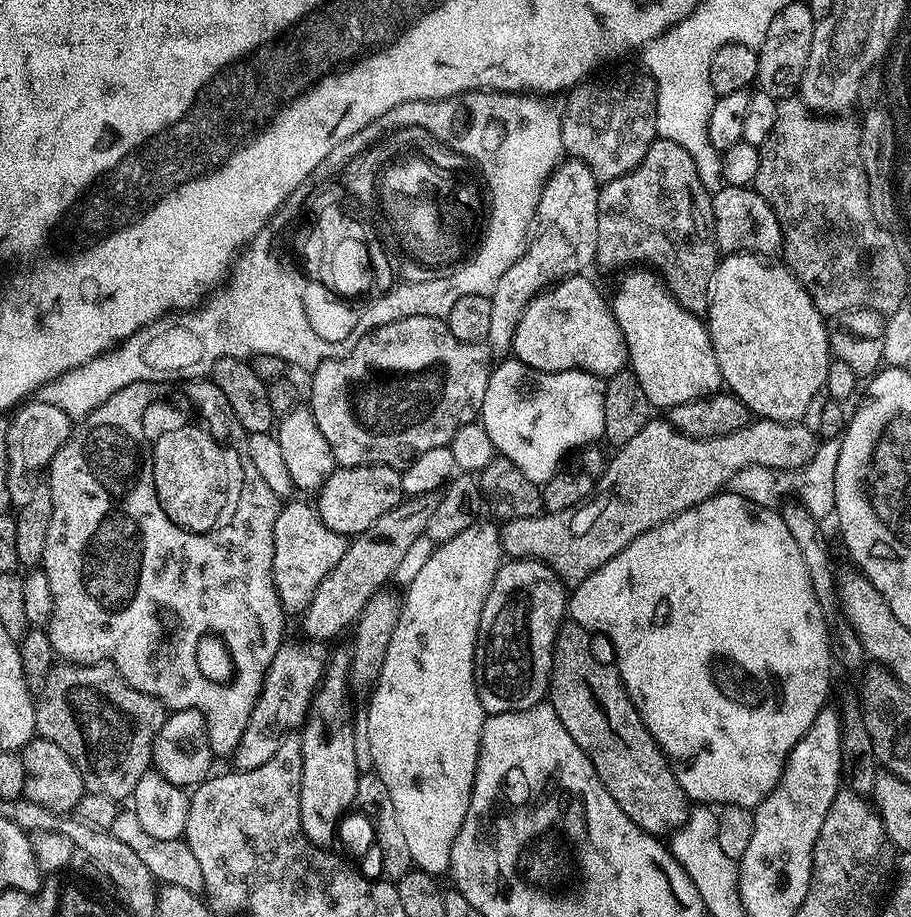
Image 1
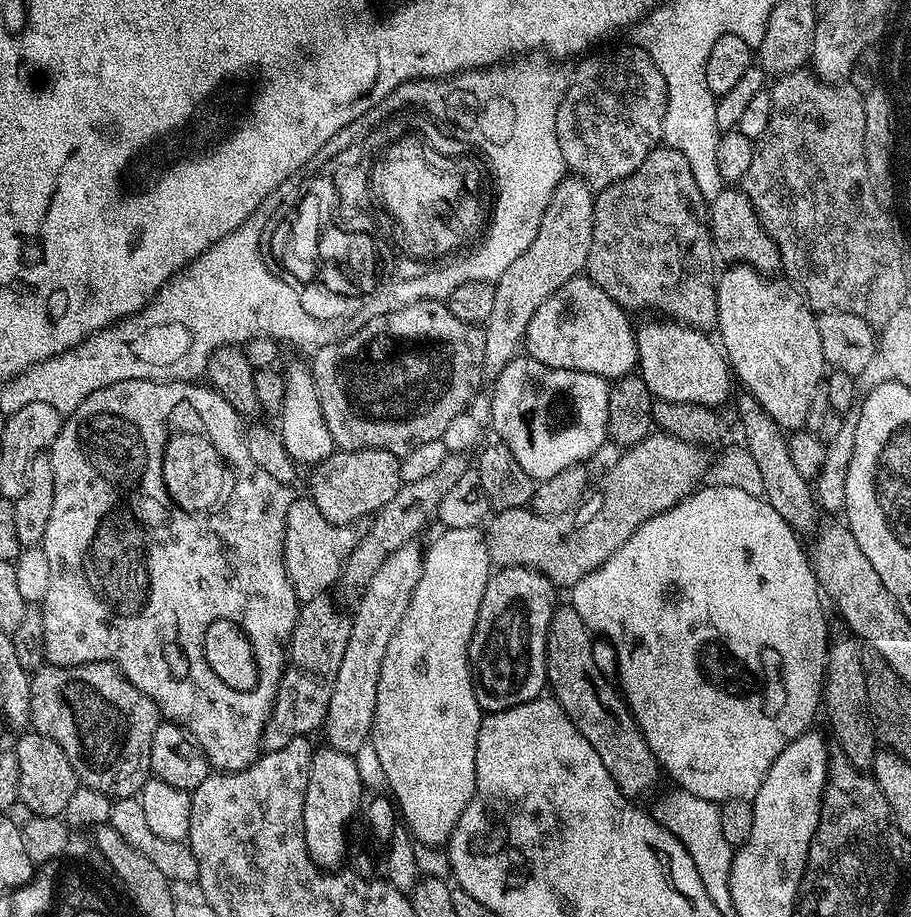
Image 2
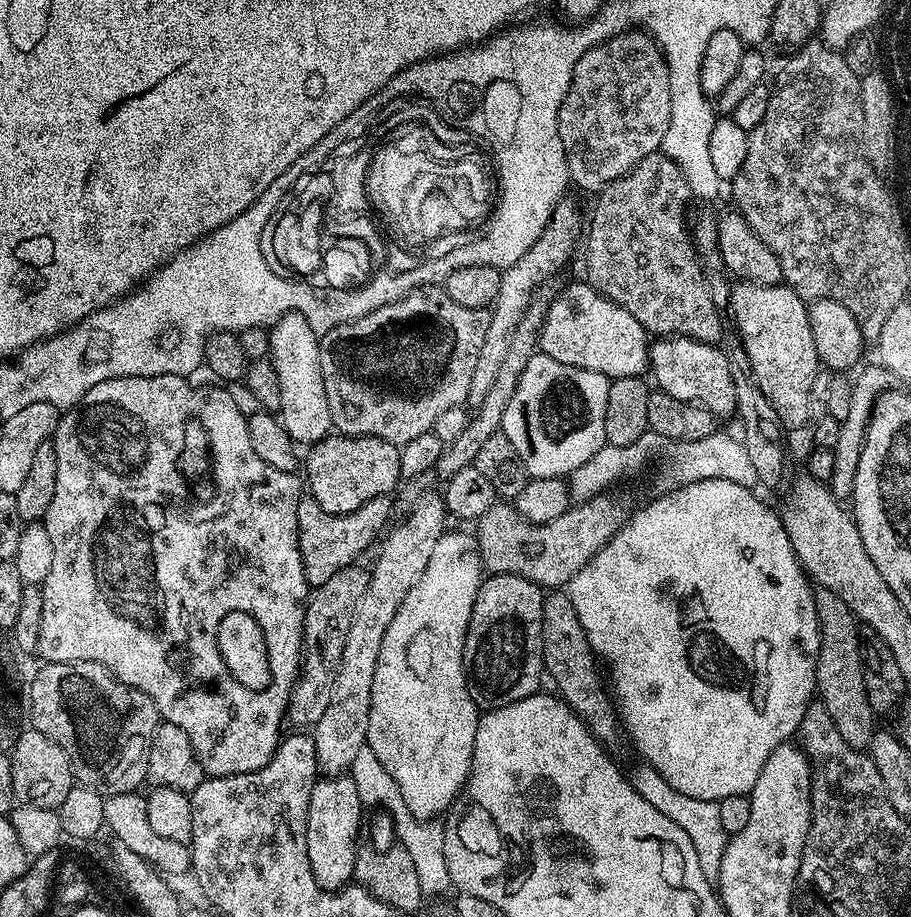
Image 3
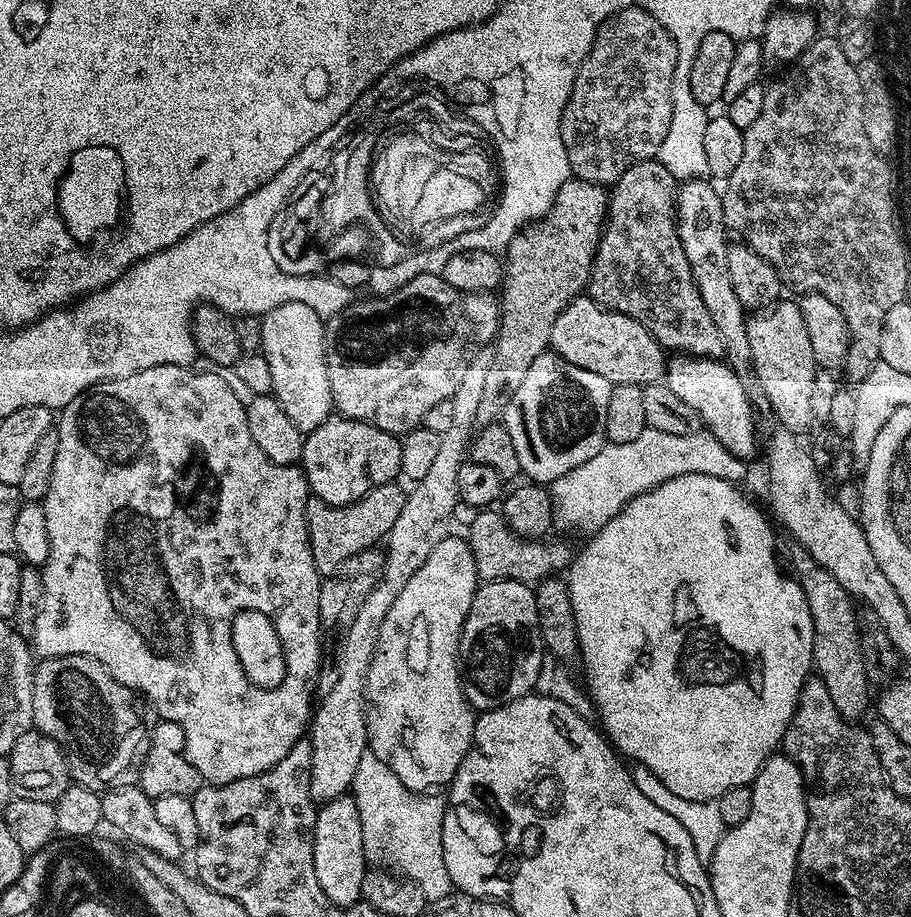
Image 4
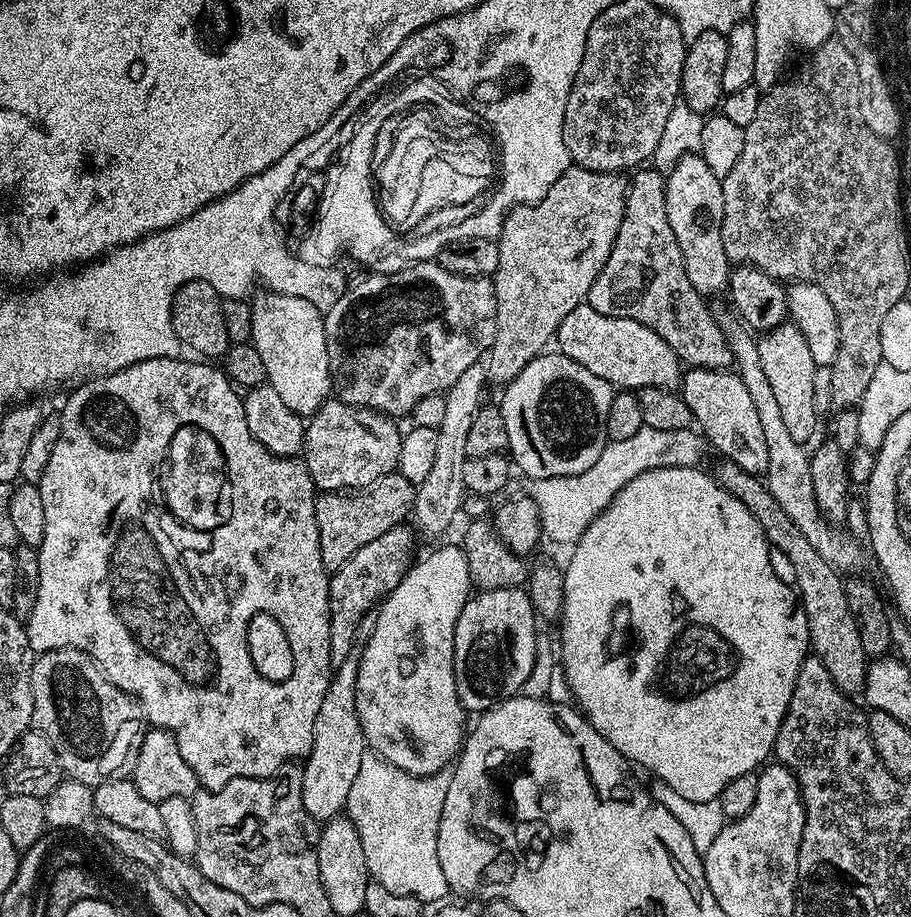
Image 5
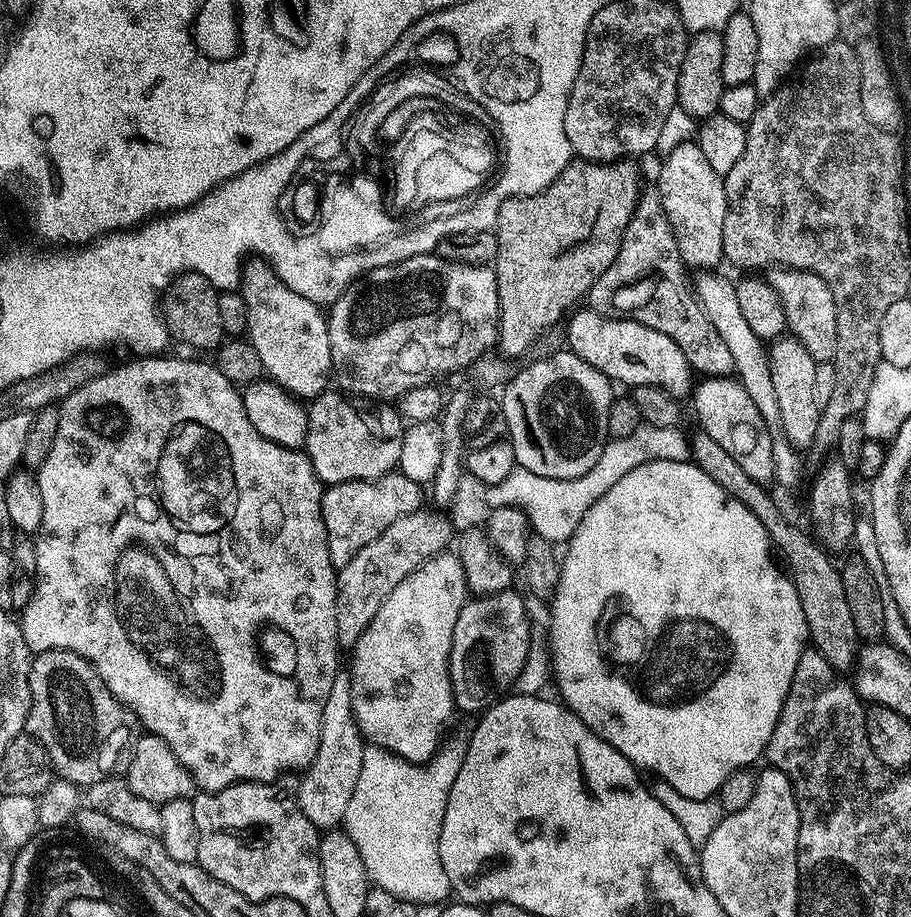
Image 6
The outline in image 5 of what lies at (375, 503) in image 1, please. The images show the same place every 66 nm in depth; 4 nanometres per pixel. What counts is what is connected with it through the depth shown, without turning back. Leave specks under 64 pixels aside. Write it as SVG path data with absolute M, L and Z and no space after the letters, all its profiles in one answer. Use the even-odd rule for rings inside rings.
M329 398L313 416L307 417L302 459L320 492L363 490L400 467L402 428L393 417L359 408L339 398Z

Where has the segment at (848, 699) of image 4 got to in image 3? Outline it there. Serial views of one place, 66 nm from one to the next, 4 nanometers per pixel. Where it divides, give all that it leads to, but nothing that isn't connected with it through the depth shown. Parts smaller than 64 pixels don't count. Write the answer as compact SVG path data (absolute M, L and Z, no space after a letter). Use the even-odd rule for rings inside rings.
M817 587L814 595L820 627L820 649L816 659L818 700L823 704L826 714L830 714L834 726L838 726L838 734L842 742L846 742L851 748L864 750L872 741L874 713L866 698L866 682L862 678L862 658L860 657L862 632L850 606L846 606L846 602L838 598L838 594Z

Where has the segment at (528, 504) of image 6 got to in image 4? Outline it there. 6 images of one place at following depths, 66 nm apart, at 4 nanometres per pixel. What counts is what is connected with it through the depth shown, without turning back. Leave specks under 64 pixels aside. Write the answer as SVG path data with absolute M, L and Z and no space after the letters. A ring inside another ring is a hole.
M644 428L638 438L633 438L631 442L618 442L610 444L605 442L602 450L594 454L582 466L574 466L574 470L566 470L562 478L551 481L550 491L552 493L552 518L557 529L565 528L568 532L588 532L595 534L610 518L614 518L623 510L625 505L636 496L641 496L643 492L649 492L662 482L670 478L678 478L686 474L706 474L714 478L722 478L733 482L740 482L744 476L745 461L739 460L714 434L707 430L701 430L694 434L662 434L662 430Z

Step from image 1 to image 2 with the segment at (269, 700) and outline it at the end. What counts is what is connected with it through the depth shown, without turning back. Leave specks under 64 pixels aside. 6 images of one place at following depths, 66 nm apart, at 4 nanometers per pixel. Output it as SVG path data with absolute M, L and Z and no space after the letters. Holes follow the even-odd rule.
M325 594L313 600L303 601L300 615L286 644L286 663L276 700L272 703L272 717L266 722L262 737L264 752L282 750L286 742L294 742L299 736L311 737L312 731L324 723L330 694L334 690L334 678L338 678L338 666L342 666L342 654L350 639L351 615L336 612L331 595Z

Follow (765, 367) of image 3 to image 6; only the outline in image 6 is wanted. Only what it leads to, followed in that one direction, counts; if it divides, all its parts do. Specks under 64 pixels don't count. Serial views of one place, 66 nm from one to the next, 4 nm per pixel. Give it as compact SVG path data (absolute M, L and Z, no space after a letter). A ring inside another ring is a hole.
M781 338L768 348L770 362L770 379L774 381L774 391L778 397L778 414L780 415L780 432L788 443L797 450L811 449L814 434L818 434L820 410L814 402L814 370L817 361L795 338Z

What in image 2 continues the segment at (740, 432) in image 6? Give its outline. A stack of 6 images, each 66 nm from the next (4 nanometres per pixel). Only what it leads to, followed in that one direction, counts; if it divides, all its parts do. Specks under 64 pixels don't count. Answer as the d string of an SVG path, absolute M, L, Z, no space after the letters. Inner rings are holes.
M652 318L649 324L639 325L635 331L638 374L656 400L694 402L716 408L731 394L734 377L711 335L664 318Z

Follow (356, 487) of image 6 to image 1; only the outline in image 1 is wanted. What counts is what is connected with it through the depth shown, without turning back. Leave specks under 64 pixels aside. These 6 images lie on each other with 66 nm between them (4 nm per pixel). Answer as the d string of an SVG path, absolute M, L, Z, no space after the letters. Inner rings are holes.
M289 499L281 507L278 522L274 522L274 566L272 567L272 577L274 578L276 593L280 599L280 605L284 607L285 613L288 614L292 614L292 612L303 614L310 606L310 602L314 598L322 578L326 578L326 574L330 574L330 570L334 570L334 566L338 566L338 561L342 558L342 554L346 554L349 545L349 541L345 537L339 536L334 530L330 530L330 526L326 526L322 522L320 513L316 511L309 501L307 504L304 500L296 499Z

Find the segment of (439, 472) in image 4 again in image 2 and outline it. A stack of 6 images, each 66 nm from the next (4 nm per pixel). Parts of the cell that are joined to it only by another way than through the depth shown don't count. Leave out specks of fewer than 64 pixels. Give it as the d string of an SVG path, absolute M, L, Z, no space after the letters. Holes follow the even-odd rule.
M565 178L554 190L550 206L546 206L546 214L542 214L538 234L534 234L534 242L530 242L526 254L514 258L514 262L506 266L506 274L494 281L494 306L490 318L482 325L486 338L485 377L494 378L502 374L504 367L516 359L530 326L530 318L534 318L534 310L538 310L538 306L558 290L558 286L570 282L587 269L595 205L593 189L587 182ZM412 541L390 554L377 573L359 595L356 612L353 611L350 639L346 654L342 654L342 666L338 666L338 678L334 678L334 690L330 694L330 706L322 725L327 747L354 754L358 746L369 743L374 722L374 710L378 702L378 674L382 674L382 658L390 638L394 636L398 622L406 612L415 586L421 578L423 549Z

